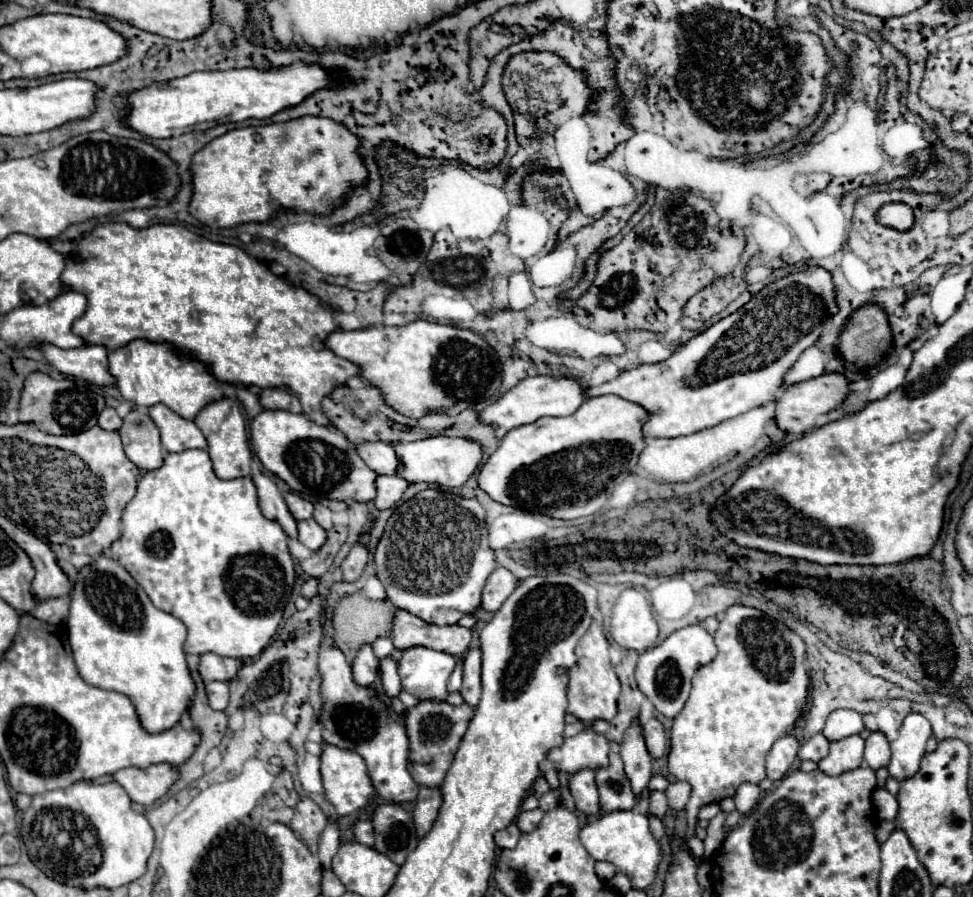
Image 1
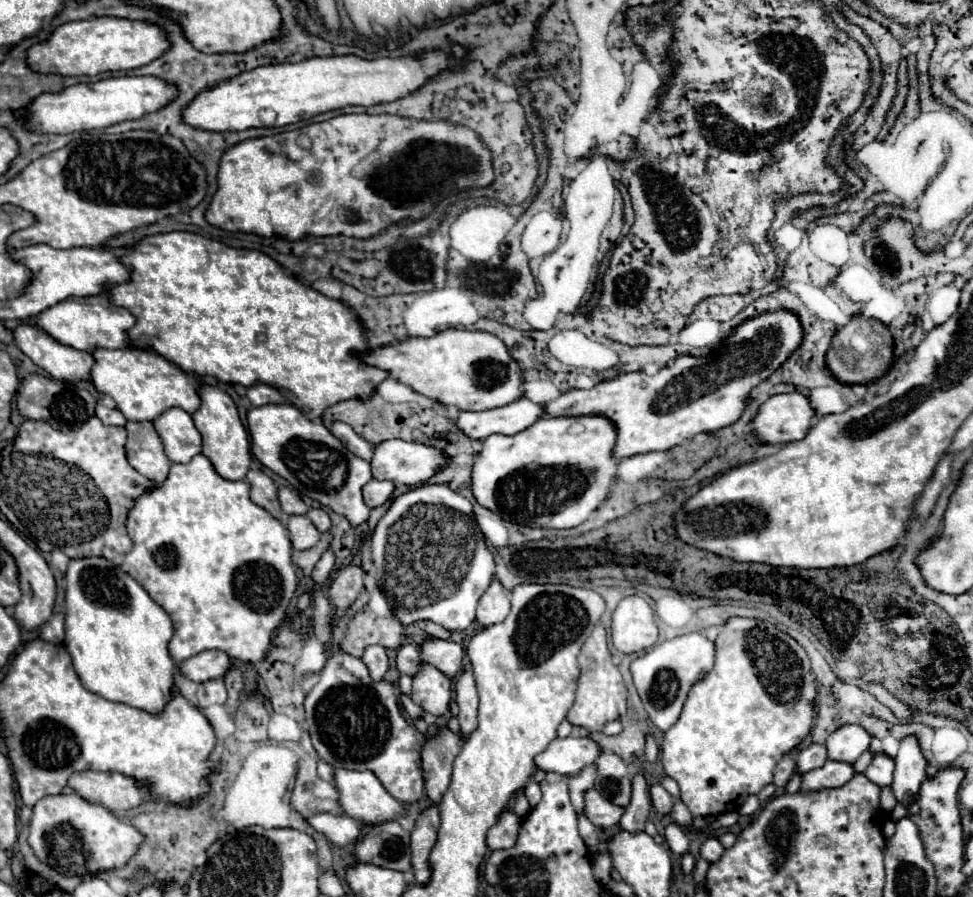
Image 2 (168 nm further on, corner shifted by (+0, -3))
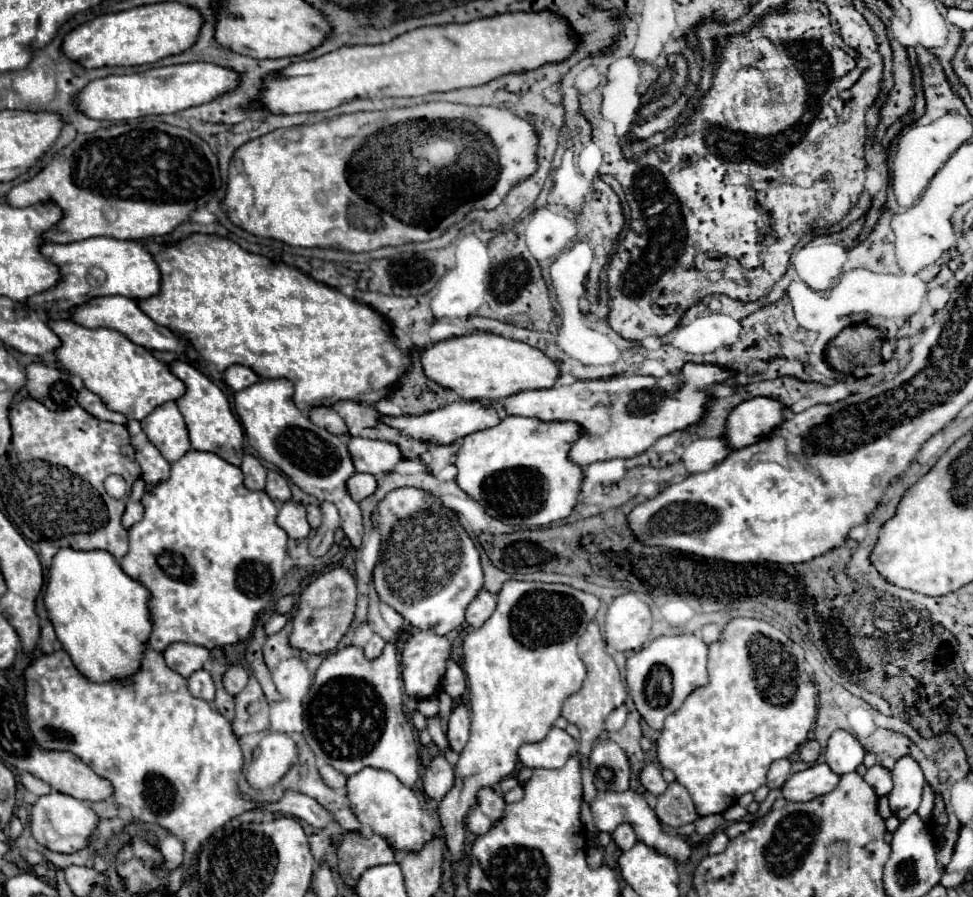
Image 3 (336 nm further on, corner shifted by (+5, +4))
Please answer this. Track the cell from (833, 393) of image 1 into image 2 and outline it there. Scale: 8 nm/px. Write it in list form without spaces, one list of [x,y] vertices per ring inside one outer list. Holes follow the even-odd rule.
[[[801,392],[771,396],[753,418],[755,434],[763,444],[795,442],[805,438],[815,418],[811,400]]]

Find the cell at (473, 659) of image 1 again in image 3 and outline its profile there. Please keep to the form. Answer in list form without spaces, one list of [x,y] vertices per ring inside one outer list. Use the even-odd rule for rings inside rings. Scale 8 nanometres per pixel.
[[[458,705],[454,707],[450,719],[448,719],[448,743],[450,749],[456,753],[462,753],[462,749],[468,743],[468,733],[470,733],[470,711],[466,705]]]

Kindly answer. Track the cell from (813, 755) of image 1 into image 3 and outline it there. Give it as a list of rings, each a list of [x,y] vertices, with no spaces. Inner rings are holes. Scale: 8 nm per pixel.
[[[816,739],[806,741],[806,743],[800,747],[800,759],[802,759],[804,763],[814,765],[814,763],[818,761],[818,757],[820,757],[820,743],[818,743]]]

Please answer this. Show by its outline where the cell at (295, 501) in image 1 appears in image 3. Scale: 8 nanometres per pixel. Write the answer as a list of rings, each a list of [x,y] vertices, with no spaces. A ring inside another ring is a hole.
[[[268,471],[264,491],[270,495],[270,499],[280,501],[280,503],[284,503],[284,501],[288,501],[292,497],[291,489],[288,487],[288,479],[286,479],[286,475],[282,471]]]

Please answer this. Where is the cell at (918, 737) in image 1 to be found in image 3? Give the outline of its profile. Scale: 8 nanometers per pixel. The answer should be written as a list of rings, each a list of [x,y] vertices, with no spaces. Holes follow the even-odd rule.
[[[902,757],[892,771],[892,783],[894,789],[888,795],[890,809],[898,817],[898,821],[904,821],[912,813],[916,813],[922,801],[922,789],[926,781],[920,765],[912,757]]]

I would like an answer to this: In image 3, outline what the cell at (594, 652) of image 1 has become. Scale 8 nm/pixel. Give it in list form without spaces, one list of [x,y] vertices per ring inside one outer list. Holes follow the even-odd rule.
[[[590,623],[586,633],[580,637],[578,641],[578,653],[580,653],[580,659],[584,661],[586,669],[588,669],[588,675],[586,675],[586,681],[582,685],[582,689],[572,695],[570,699],[566,699],[564,707],[562,707],[562,717],[568,721],[568,723],[574,723],[578,729],[580,729],[580,747],[578,747],[578,755],[588,755],[590,749],[592,749],[592,743],[600,737],[600,733],[604,731],[604,721],[606,717],[610,715],[610,711],[616,707],[614,705],[614,689],[616,685],[620,683],[620,673],[618,673],[618,667],[614,663],[614,659],[606,653],[606,643],[600,635],[600,629],[596,623]]]

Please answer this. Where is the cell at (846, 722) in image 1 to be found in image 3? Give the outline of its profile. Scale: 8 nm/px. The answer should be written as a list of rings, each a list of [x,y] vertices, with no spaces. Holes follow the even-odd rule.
[[[838,731],[830,737],[826,747],[826,763],[836,775],[856,771],[862,759],[864,759],[864,749],[854,735]]]

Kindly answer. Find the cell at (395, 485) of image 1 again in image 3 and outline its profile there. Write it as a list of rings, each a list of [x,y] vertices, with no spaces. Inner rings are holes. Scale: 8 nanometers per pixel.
[[[354,473],[348,483],[346,483],[346,489],[350,493],[350,497],[360,503],[362,499],[370,497],[374,491],[376,491],[376,479],[374,475],[368,475],[368,473]]]

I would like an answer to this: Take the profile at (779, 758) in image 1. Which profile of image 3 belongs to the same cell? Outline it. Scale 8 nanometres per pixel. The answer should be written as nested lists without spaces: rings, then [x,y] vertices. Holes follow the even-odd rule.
[[[780,759],[780,761],[774,761],[774,765],[770,767],[768,771],[768,787],[770,789],[776,789],[776,787],[782,787],[784,781],[788,779],[790,775],[790,761],[788,759]]]

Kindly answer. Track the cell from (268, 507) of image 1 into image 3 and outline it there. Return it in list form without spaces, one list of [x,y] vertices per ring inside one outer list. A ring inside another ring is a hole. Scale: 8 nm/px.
[[[244,455],[240,469],[244,473],[244,483],[246,483],[248,489],[258,489],[258,491],[264,489],[264,485],[266,485],[266,469],[262,467],[262,463],[256,457]]]

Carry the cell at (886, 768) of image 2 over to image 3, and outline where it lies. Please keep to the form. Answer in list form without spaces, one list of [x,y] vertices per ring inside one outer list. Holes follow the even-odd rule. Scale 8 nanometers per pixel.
[[[874,765],[866,771],[864,775],[864,781],[876,791],[878,797],[882,795],[888,795],[892,791],[892,779],[890,779],[890,773],[882,767],[882,765]]]

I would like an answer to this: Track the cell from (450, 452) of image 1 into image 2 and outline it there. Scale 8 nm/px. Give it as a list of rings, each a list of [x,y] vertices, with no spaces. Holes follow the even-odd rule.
[[[387,440],[375,448],[375,456],[371,460],[371,470],[373,470],[373,478],[377,478],[377,480],[391,480],[395,484],[419,486],[419,484],[427,482],[429,478],[433,478],[439,470],[447,468],[449,462],[451,462],[451,458],[441,448],[419,444],[419,442]]]

